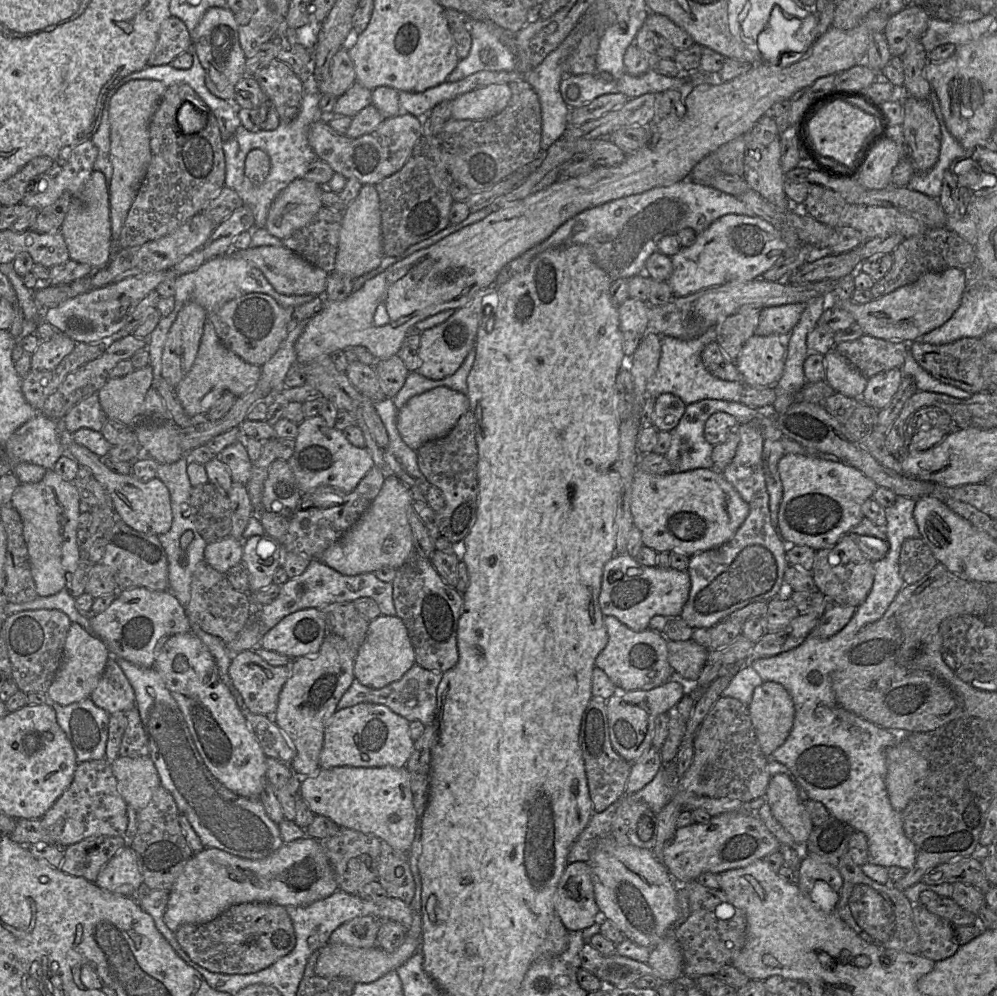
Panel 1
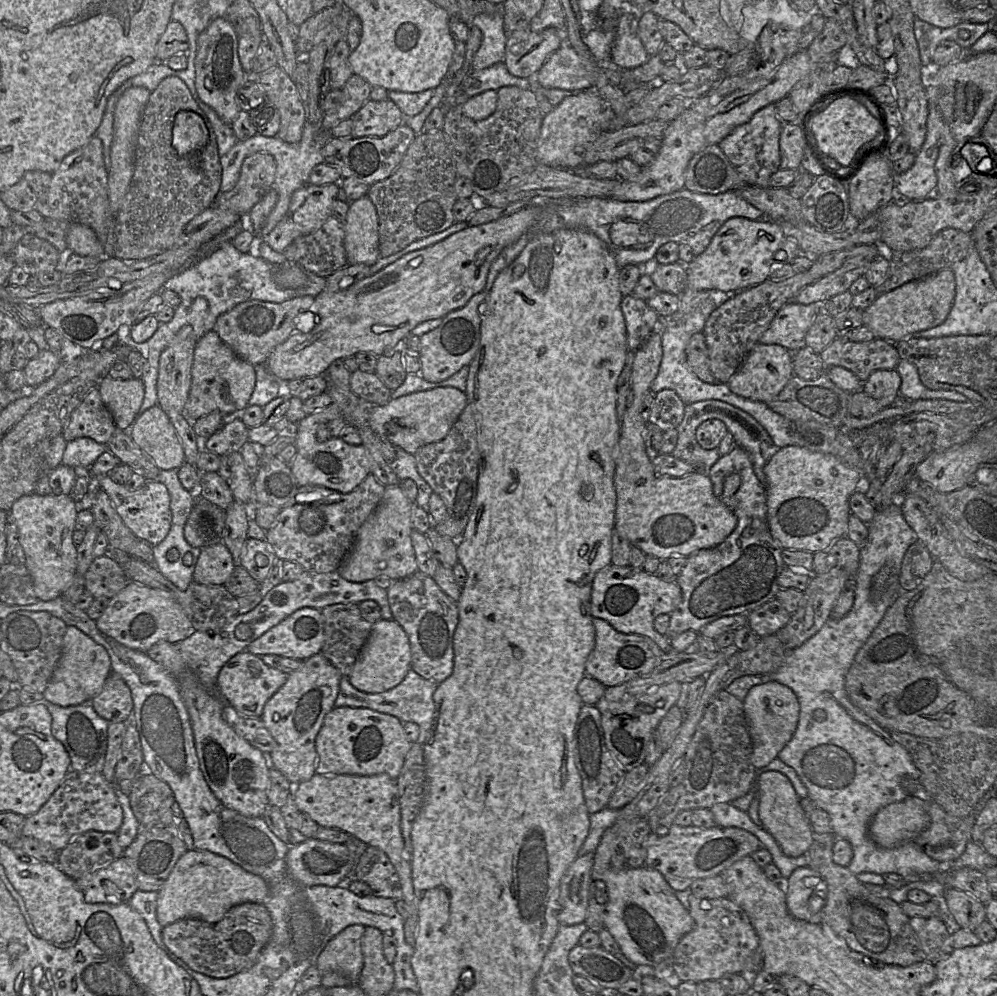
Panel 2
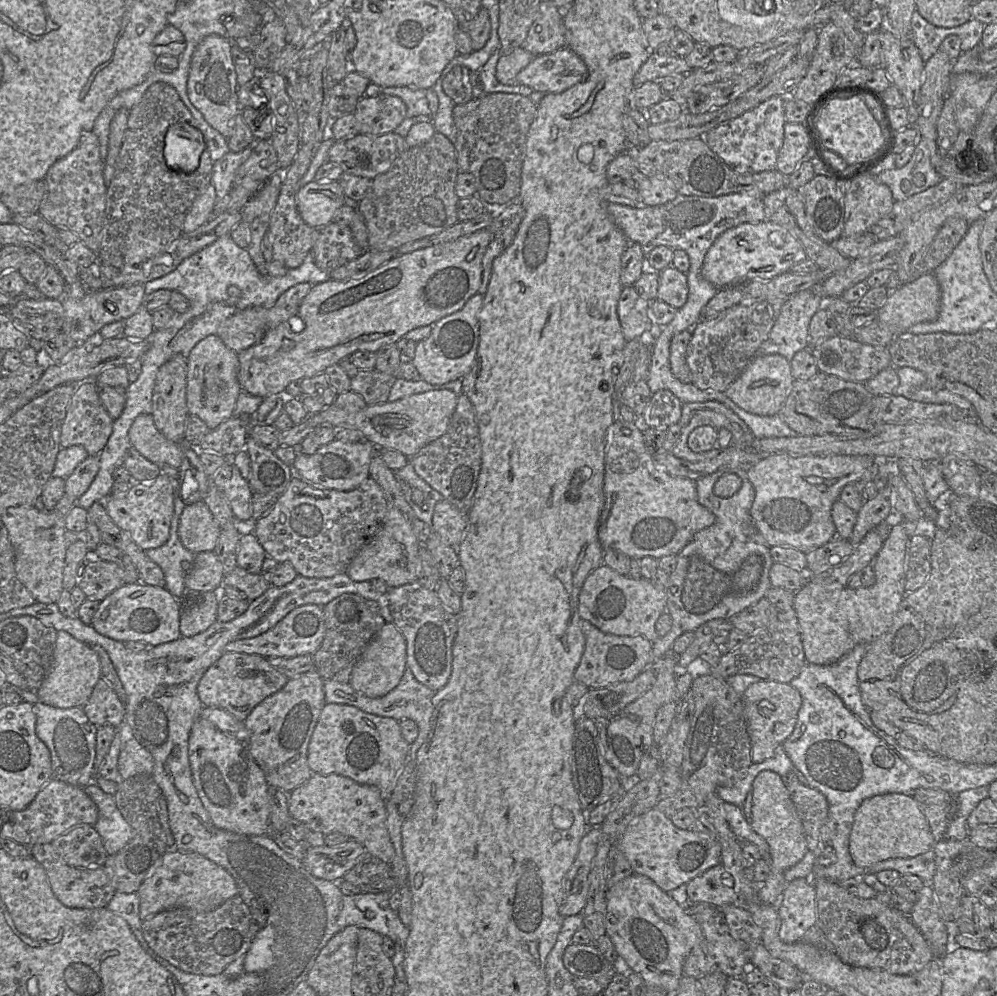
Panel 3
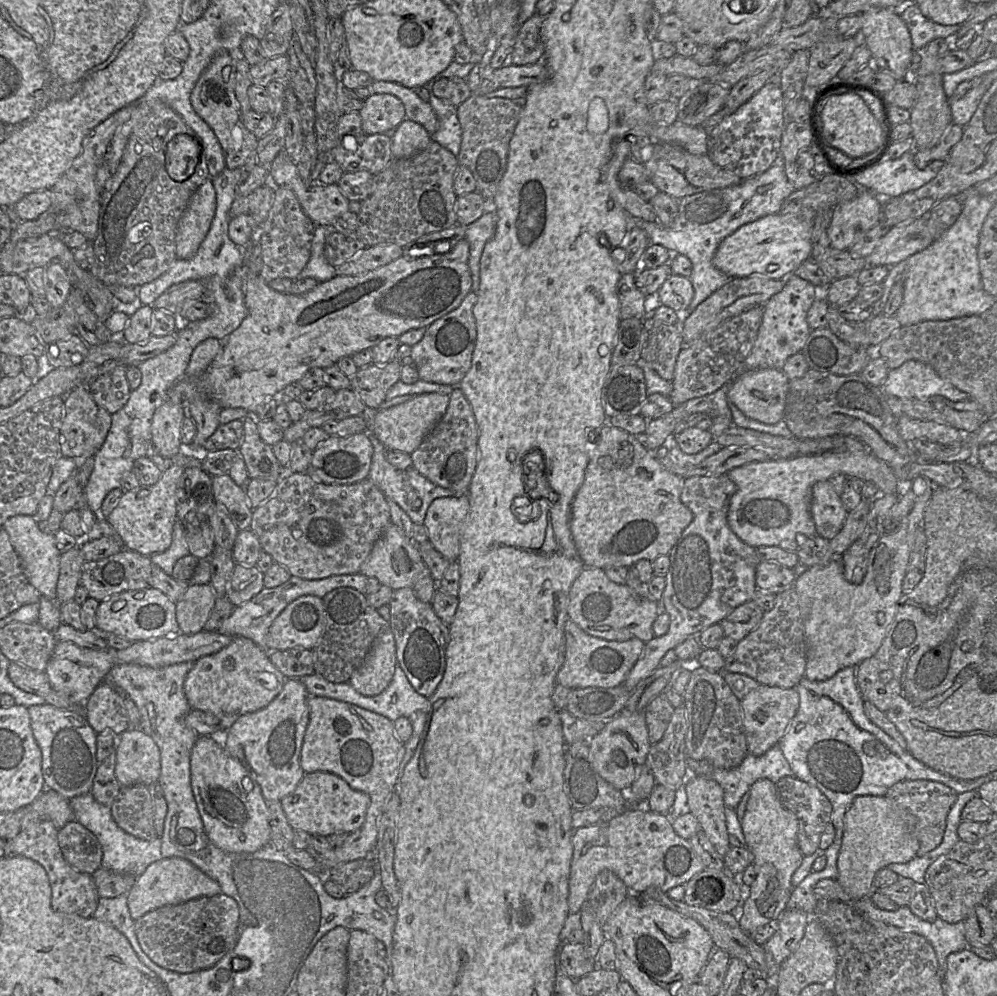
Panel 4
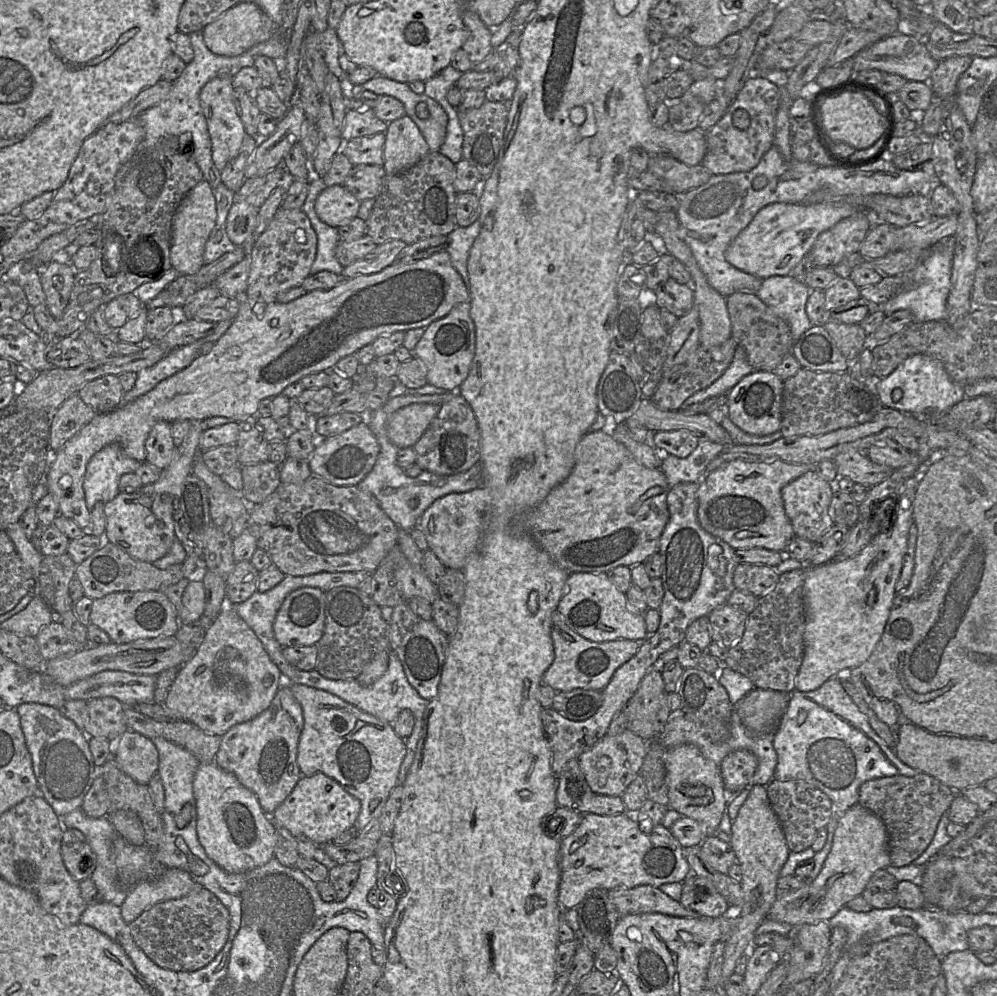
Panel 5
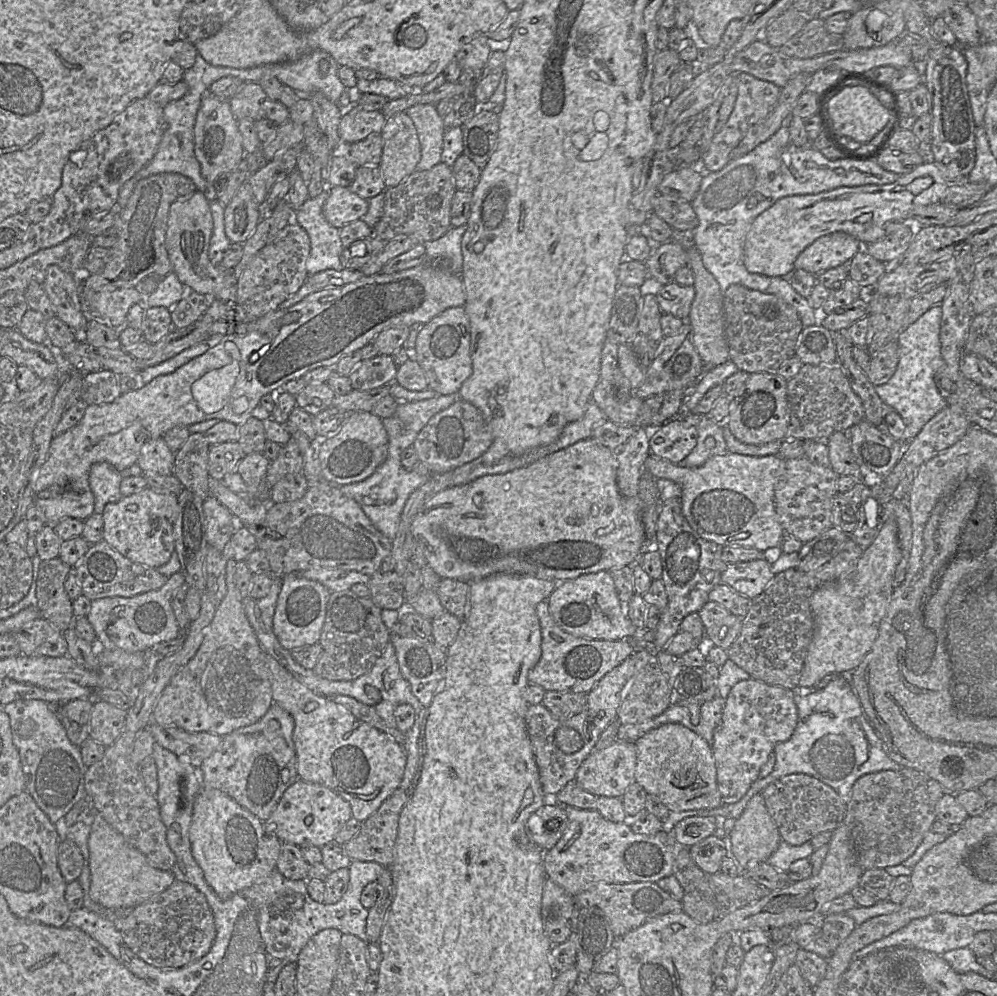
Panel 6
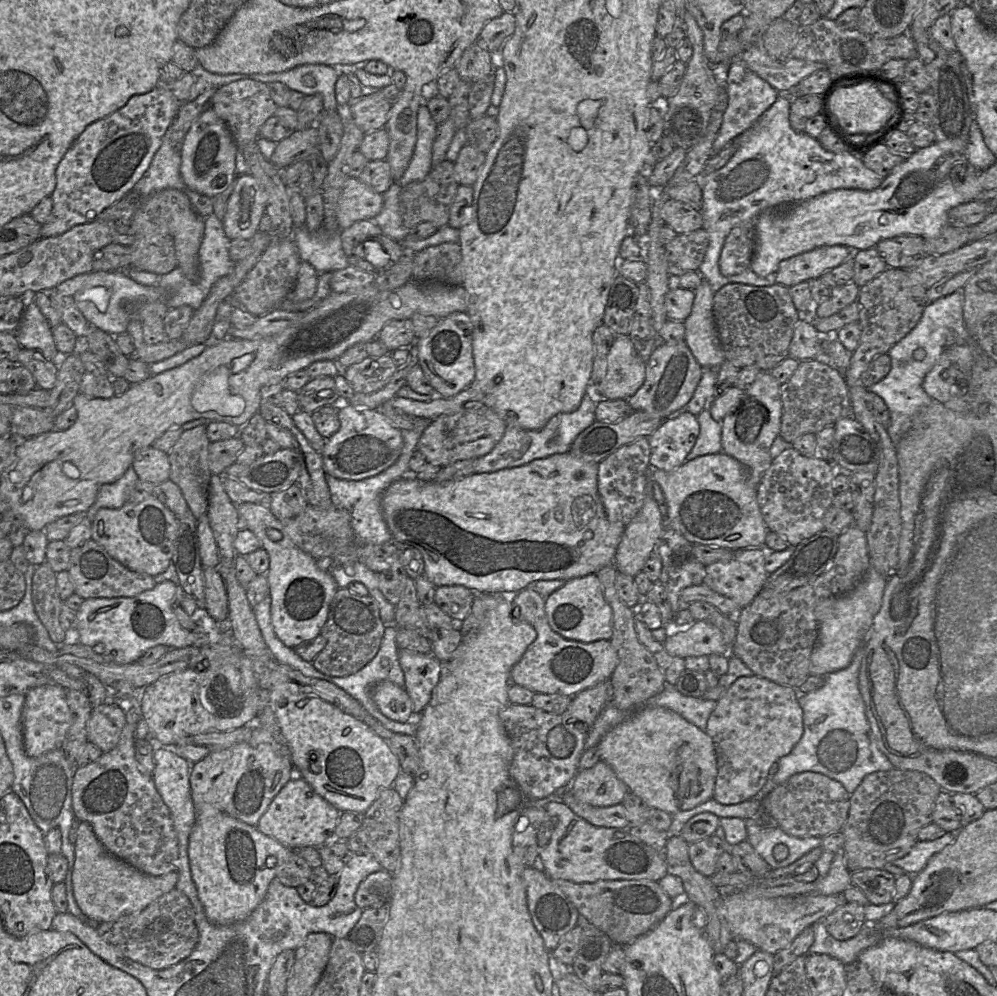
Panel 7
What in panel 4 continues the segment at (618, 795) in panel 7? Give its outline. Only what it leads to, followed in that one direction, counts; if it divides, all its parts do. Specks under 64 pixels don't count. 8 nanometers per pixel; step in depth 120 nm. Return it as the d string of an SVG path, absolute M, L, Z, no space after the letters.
M620 712L605 722L602 729L588 740L589 755L597 773L618 790L628 790L645 763L650 749L644 712Z

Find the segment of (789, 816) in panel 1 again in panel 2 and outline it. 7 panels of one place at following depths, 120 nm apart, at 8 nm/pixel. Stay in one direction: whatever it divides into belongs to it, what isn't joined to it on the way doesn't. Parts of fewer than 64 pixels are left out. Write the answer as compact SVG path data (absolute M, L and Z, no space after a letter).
M765 771L757 778L757 796L759 796L759 818L761 828L770 833L780 846L784 855L799 857L807 852L812 844L812 827L809 818L800 805L800 797L795 792L790 780L779 771Z

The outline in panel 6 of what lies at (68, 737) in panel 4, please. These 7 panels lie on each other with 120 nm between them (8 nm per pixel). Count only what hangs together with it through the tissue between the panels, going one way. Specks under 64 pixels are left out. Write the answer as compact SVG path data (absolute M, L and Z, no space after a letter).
M15 700L1 708L10 718L13 744L19 751L26 778L25 791L55 824L86 795L84 776L87 767L82 761L80 747L70 742L57 712L43 700Z

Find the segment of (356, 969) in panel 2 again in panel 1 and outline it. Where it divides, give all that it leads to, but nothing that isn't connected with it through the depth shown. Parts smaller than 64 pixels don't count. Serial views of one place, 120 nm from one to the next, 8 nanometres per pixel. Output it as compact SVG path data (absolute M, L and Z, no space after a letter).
M373 916L356 917L336 928L328 943L355 948L371 948L377 945L377 935L383 920Z

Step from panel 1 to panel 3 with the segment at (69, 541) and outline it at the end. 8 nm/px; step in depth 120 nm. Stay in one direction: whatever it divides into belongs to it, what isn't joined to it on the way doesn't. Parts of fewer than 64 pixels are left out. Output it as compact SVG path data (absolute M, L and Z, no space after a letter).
M34 505L9 507L1 516L2 525L7 528L14 549L17 577L36 602L57 603L64 590L63 569L67 550L64 518L53 510L38 510Z

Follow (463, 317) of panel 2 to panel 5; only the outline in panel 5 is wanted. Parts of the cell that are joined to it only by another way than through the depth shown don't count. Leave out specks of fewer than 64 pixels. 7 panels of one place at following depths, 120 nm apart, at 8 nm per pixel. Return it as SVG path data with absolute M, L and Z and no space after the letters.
M469 301L454 306L444 317L433 321L413 350L426 368L429 384L446 391L456 391L467 378L475 354L475 325L470 317Z

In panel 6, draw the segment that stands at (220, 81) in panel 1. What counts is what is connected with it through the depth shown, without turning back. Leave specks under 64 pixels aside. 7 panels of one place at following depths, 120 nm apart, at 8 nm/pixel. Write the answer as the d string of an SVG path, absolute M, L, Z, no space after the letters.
M209 92L203 96L194 125L194 153L203 178L210 184L214 184L220 175L236 169L244 158L242 135L229 99L219 98Z

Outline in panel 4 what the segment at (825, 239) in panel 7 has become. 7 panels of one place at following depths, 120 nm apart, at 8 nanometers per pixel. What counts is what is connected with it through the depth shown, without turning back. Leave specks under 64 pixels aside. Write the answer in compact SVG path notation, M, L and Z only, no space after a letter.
M770 214L740 226L725 237L714 254L713 264L730 278L757 274L768 279L785 280L811 258L812 249L813 222L794 215Z

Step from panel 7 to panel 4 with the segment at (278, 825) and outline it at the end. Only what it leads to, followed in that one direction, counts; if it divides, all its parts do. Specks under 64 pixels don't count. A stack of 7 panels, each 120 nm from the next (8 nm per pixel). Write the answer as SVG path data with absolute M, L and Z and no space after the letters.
M330 772L305 773L295 790L281 801L283 811L293 830L328 837L337 832L352 833L365 821L370 797L354 790L340 776Z

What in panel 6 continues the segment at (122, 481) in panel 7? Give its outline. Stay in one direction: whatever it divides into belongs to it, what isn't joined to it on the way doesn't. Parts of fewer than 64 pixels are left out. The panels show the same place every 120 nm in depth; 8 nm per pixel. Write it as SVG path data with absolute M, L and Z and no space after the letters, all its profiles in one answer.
M107 462L94 463L89 473L89 485L94 495L94 513L102 513L107 503L117 502L123 497L120 484L124 477L142 474L137 463L123 471L117 471Z

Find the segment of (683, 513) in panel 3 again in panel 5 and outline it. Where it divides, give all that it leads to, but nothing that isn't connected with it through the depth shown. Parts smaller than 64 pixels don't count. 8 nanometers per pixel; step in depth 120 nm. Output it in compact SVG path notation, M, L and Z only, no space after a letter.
M609 425L607 430L587 432L582 437L575 447L575 465L568 478L553 488L539 505L517 516L512 522L512 528L516 533L529 536L549 555L554 563L570 574L575 572L607 573L617 566L628 566L632 568L635 565L644 563L650 555L658 553L660 537L670 517L667 505L667 495L670 489L671 487L662 470L660 468L650 469L638 463L629 450L613 438Z

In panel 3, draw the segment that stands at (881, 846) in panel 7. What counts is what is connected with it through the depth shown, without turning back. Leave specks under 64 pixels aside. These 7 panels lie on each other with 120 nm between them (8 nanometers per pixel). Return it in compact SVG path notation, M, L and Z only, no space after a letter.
M918 788L912 797L926 816L935 841L944 838L952 816L954 796L943 789Z

